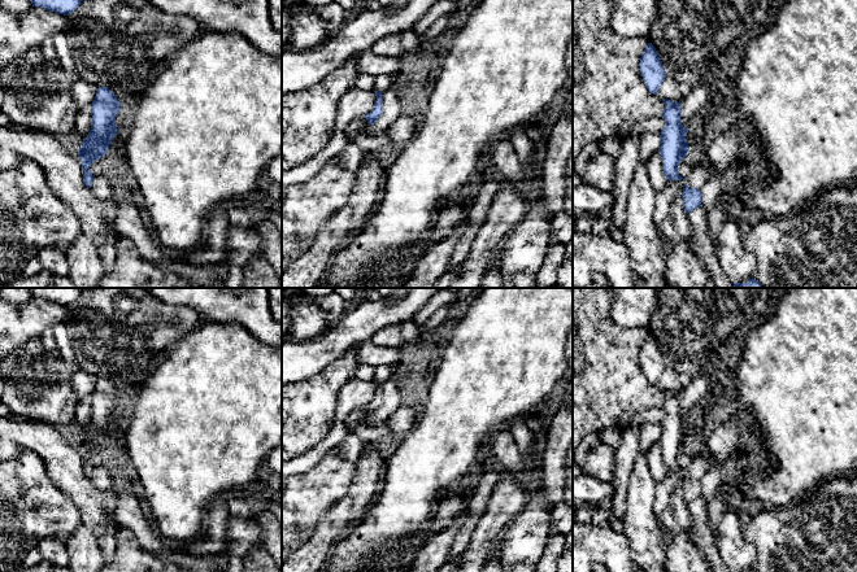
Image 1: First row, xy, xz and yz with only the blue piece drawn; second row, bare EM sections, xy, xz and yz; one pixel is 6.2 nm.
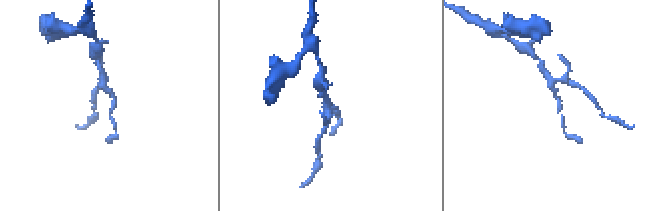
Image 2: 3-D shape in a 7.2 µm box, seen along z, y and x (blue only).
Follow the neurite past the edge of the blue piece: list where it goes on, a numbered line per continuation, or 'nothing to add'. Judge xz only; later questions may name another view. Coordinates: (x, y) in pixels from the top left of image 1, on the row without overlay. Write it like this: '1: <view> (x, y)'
nothing to add

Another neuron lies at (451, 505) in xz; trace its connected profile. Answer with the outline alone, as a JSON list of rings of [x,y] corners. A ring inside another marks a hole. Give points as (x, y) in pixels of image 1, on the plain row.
[[[443,492],[427,523],[427,530],[434,537],[449,528],[454,520],[467,510],[469,492]]]

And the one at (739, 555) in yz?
[[[725,511],[714,536],[717,551],[732,572],[748,572],[757,558],[756,549],[744,538],[743,521],[736,511]]]

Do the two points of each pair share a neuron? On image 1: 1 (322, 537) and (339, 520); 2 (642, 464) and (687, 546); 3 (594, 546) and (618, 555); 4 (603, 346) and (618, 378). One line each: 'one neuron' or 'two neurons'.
1: one neuron
2: two neurons
3: one neuron
4: one neuron

